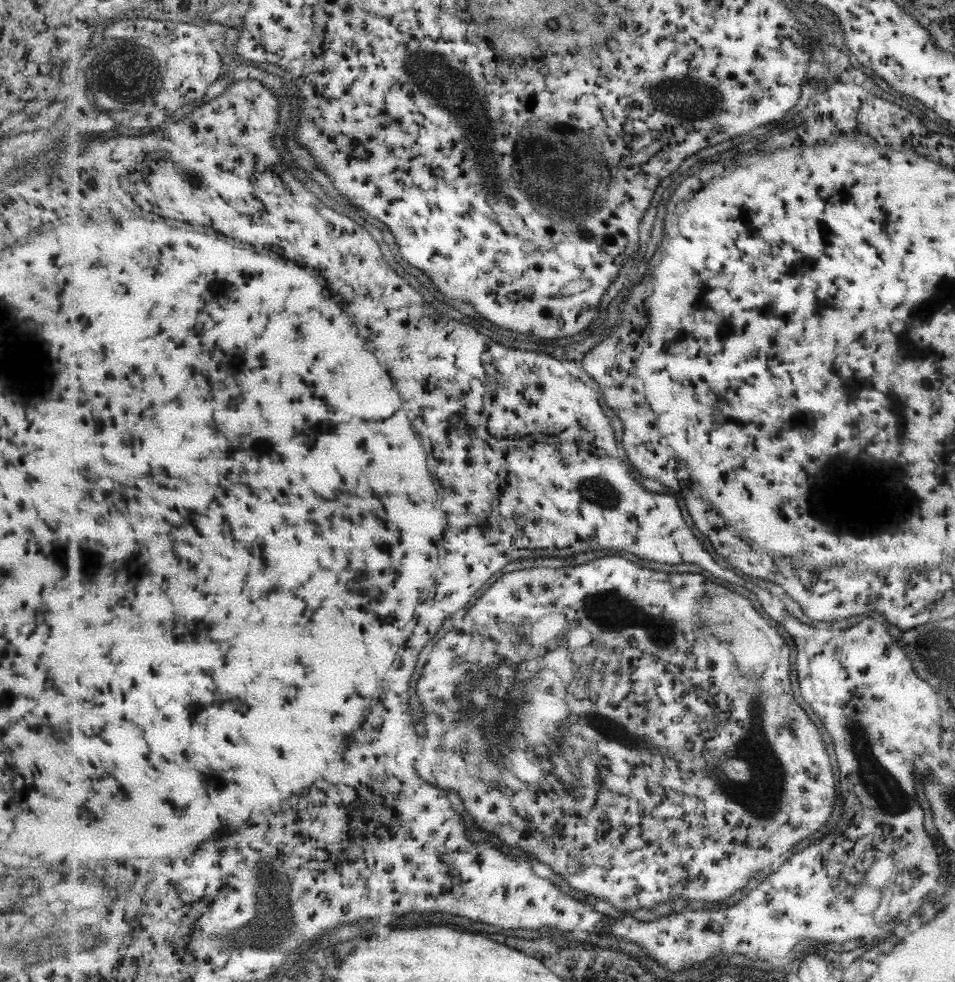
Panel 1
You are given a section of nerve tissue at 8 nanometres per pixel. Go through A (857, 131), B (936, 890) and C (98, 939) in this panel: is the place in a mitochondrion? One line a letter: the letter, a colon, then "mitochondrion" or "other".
A: other
B: other
C: mitochondrion

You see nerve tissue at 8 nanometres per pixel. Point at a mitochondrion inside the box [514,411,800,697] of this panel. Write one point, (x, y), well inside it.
(601, 492)

